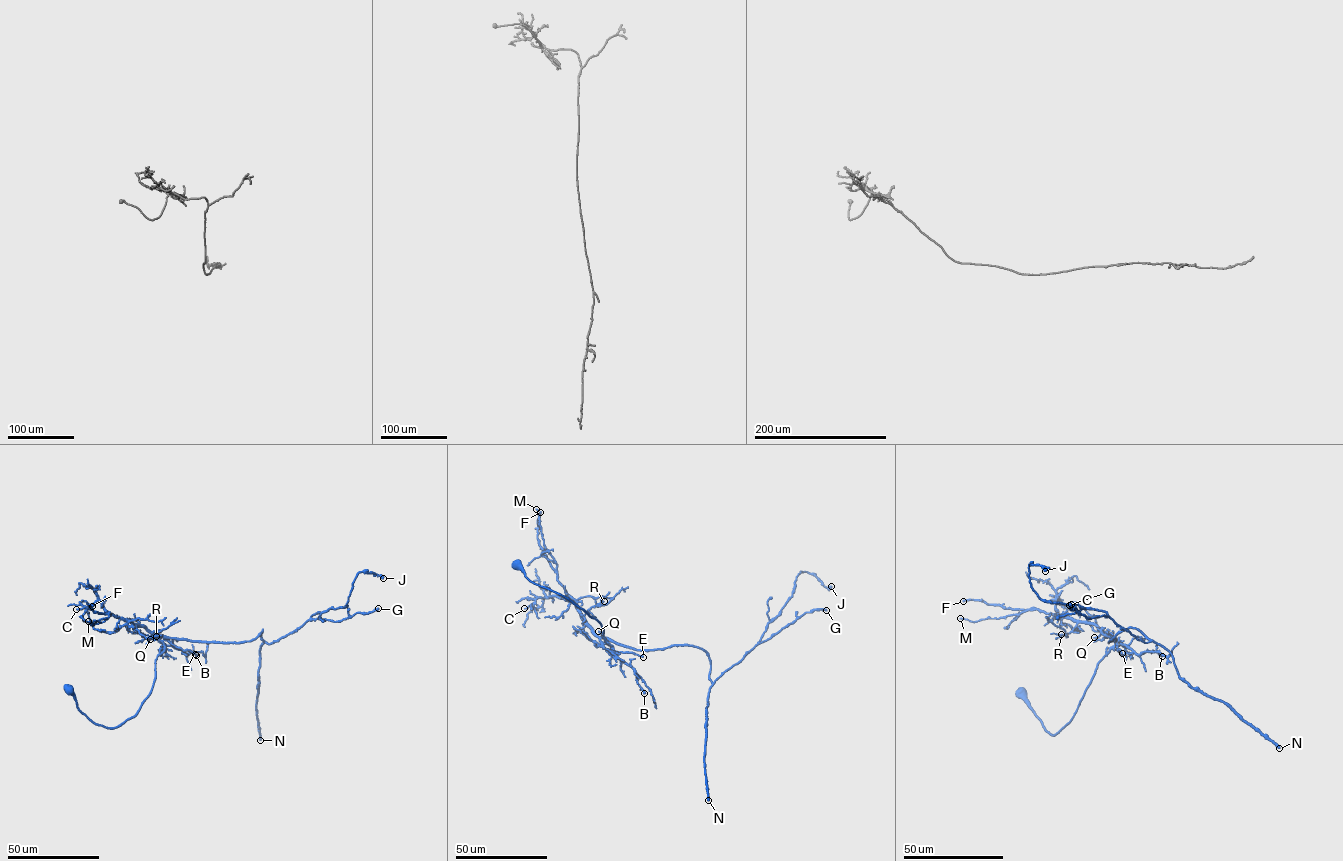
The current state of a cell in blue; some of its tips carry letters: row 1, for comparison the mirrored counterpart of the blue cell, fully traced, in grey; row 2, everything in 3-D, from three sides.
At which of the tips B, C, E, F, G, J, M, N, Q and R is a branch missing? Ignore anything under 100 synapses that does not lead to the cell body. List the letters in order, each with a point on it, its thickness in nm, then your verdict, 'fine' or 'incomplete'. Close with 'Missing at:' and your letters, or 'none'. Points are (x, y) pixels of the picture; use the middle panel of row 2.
B: at (644, 693); 110 nm thick; fine
C: at (524, 608); 110 nm thick; fine
E: at (643, 657); 320 nm thick; fine
F: at (540, 512); 320 nm thick; fine
G: at (826, 610); 440 nm thick; fine
J: at (831, 586); 550 nm thick; fine
M: at (536, 509); 110 nm thick; fine
N: at (708, 800); 400 nm thick; incomplete
Q: at (598, 631); 120 nm thick; fine
R: at (604, 601); 110 nm thick; fine
Missing at: N

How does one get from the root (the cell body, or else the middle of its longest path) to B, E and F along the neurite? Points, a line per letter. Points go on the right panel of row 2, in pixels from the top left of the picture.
B: (1021, 694), (1045, 729), (1055, 735), (1074, 714), (1113, 638), (1136, 653), (1154, 650), (1162, 656)
E: (1021, 694), (1045, 729), (1055, 735), (1074, 714), (1097, 664), (1114, 645), (1114, 638), (1122, 653)
F: (1021, 694), (1045, 729), (1056, 734), (1074, 714), (1113, 638), (1094, 624), (1038, 609), (963, 601)

